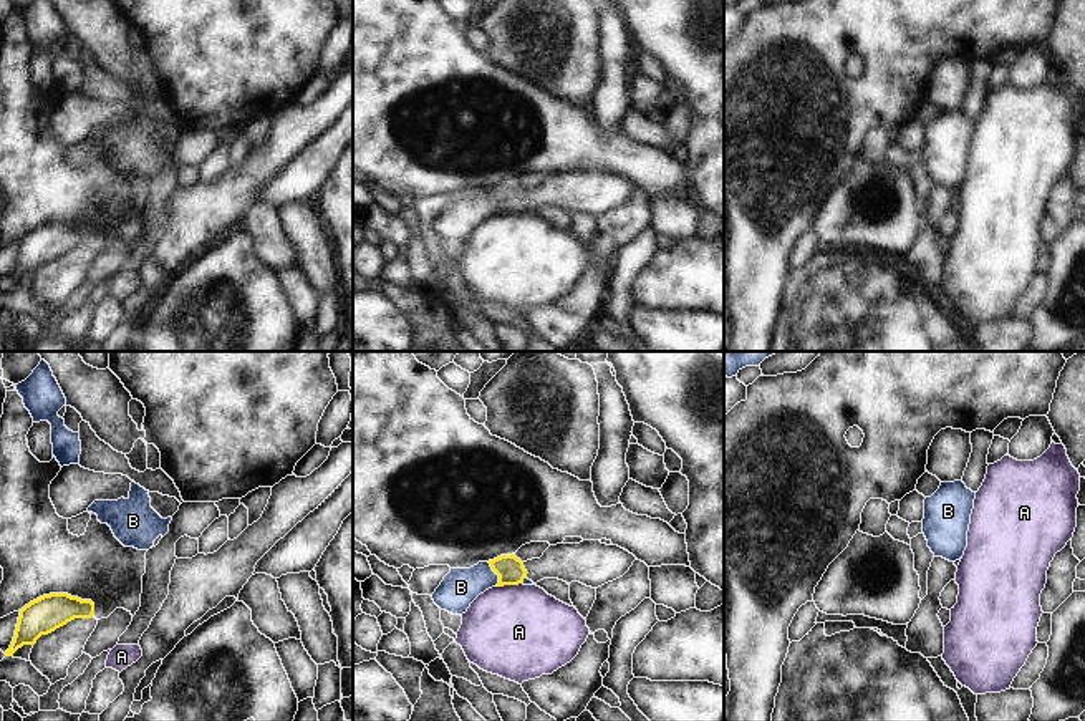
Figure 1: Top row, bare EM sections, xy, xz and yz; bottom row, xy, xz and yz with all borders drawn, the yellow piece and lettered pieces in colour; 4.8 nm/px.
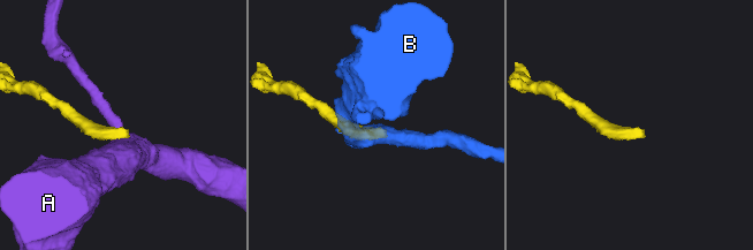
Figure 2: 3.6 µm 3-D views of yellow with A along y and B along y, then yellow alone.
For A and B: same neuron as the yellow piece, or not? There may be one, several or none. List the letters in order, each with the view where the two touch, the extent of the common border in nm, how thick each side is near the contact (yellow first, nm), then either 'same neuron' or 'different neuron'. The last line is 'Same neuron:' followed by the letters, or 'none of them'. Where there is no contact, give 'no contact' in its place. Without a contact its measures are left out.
A: xz | 120 nm | 140/460 nm | different neuron
B: xz | 130 nm | 140/180 nm | different neuron
Same neuron: none of them

